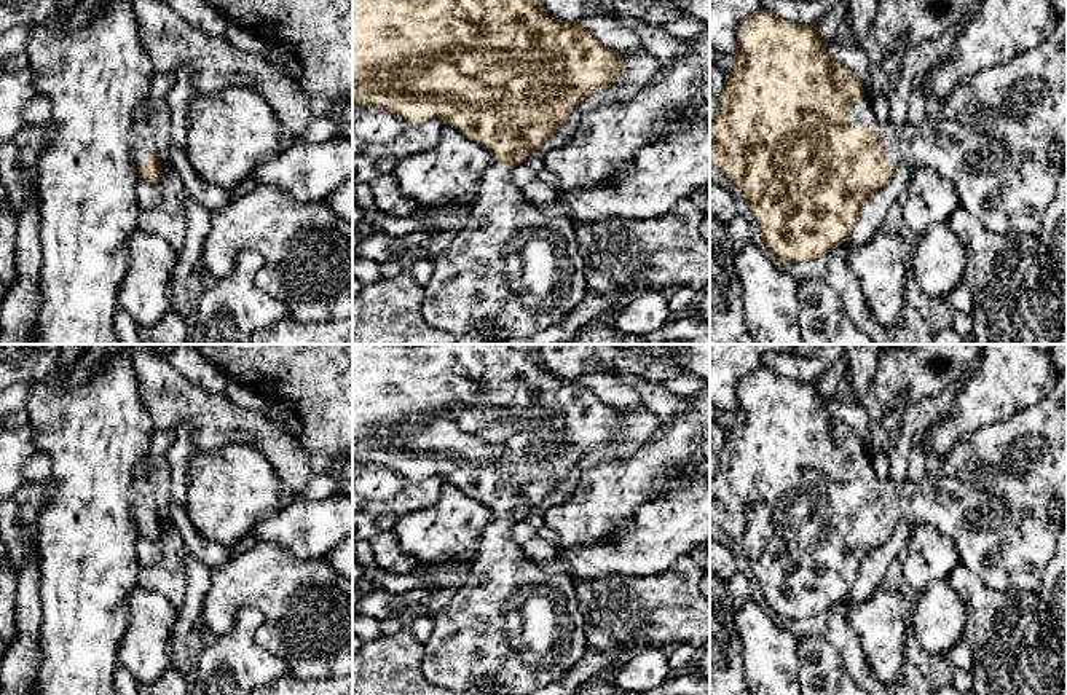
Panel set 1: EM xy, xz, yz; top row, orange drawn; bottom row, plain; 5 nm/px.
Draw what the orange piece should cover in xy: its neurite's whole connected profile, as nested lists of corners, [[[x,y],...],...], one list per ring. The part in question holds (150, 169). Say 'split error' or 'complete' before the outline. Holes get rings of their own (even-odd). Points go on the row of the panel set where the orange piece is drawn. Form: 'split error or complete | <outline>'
split error | [[[136,121],[132,126],[131,156],[139,169],[140,179],[150,183],[163,182],[161,159],[156,153],[153,131],[147,121]]]

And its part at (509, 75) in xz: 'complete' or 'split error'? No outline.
split error

